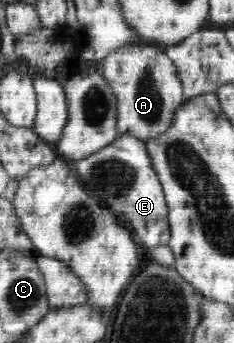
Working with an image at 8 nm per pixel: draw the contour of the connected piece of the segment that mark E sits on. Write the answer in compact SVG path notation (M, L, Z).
M119 134L117 139L105 145L103 149L93 152L89 157L73 160L72 165L83 188L91 197L95 197L98 203L115 212L134 232L136 241L141 241L141 245L148 248L149 252L155 246L168 245L171 235L169 208L143 140Z

